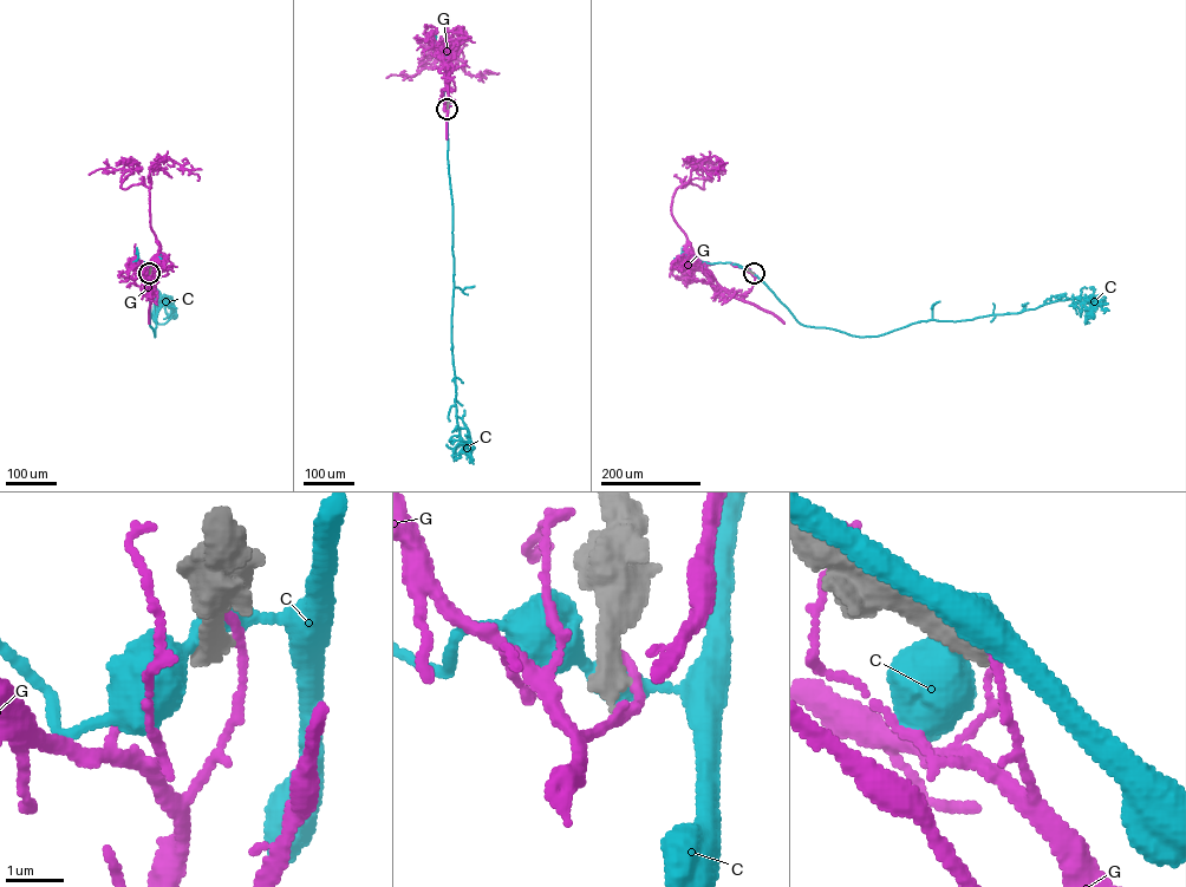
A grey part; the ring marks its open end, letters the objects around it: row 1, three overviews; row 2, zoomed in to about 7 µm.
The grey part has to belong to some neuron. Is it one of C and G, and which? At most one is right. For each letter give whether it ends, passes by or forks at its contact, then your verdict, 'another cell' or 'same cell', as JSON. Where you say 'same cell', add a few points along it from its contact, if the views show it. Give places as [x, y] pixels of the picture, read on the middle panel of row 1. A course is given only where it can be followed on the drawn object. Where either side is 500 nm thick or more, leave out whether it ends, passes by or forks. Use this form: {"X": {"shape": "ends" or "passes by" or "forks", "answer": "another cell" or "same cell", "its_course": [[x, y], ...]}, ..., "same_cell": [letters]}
{"C": {"shape": "passes by", "answer": "another cell"}, "G": {"shape": "ends", "answer": "another cell"}, "same_cell": []}

